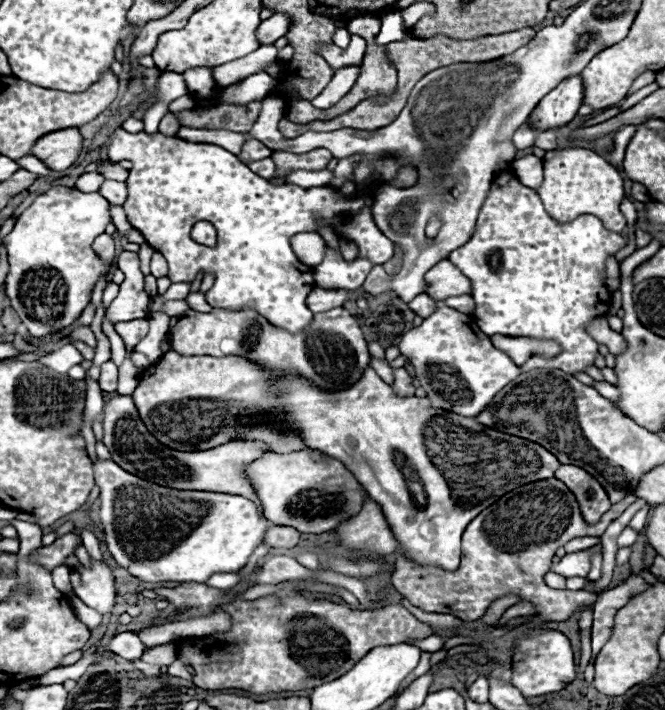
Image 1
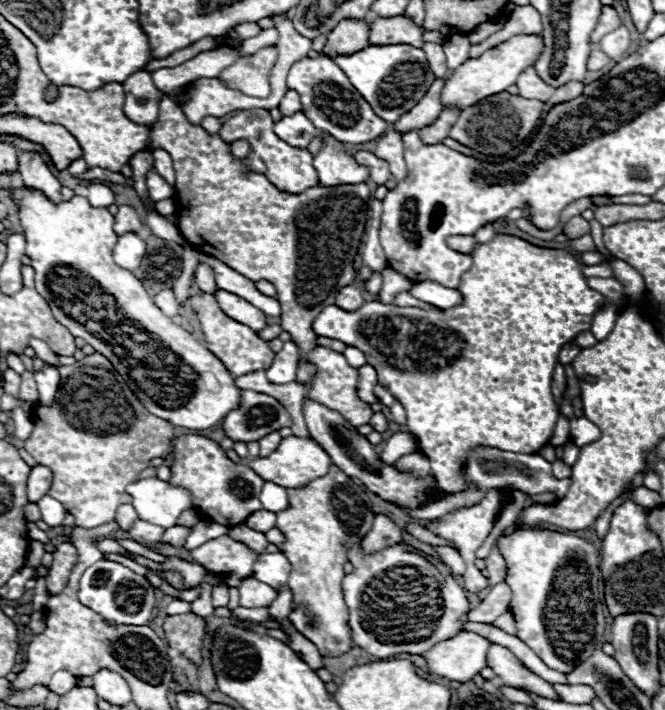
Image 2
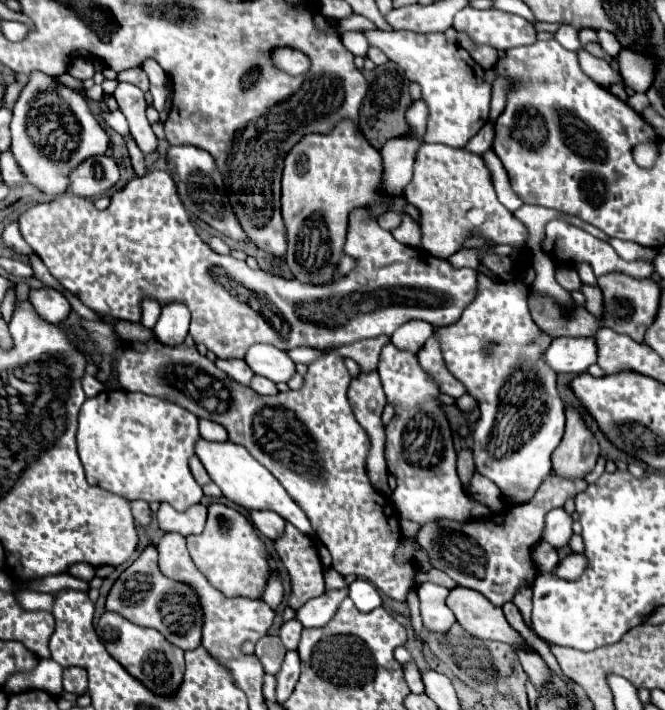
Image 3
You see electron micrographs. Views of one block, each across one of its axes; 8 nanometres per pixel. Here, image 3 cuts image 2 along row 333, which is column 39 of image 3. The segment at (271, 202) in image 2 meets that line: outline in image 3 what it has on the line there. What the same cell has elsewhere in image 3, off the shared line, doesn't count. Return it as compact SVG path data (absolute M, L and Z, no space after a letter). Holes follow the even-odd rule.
M32 288L30 290L30 302L36 308L36 312L46 318L52 324L60 324L66 320L70 312L70 302L54 288Z

